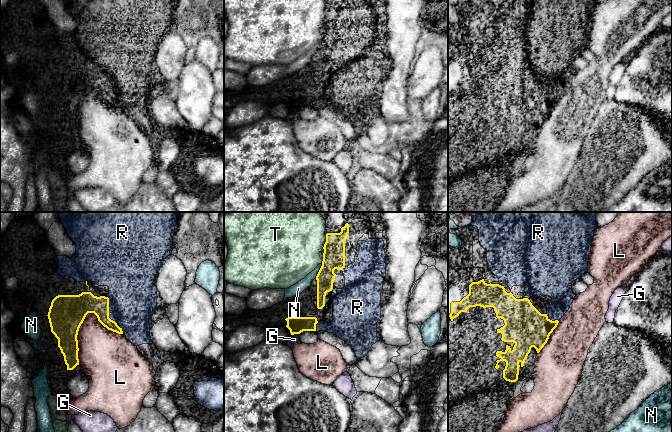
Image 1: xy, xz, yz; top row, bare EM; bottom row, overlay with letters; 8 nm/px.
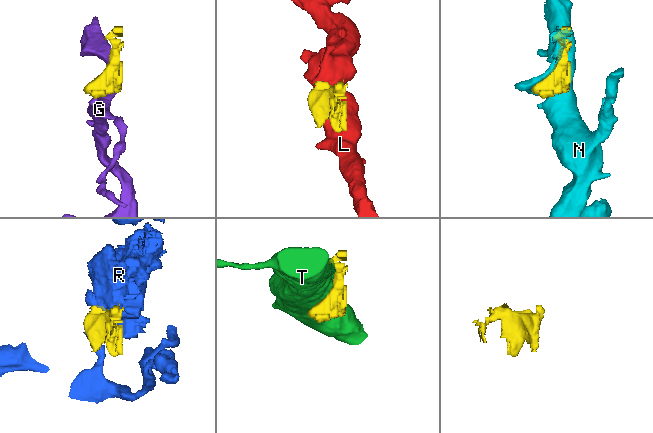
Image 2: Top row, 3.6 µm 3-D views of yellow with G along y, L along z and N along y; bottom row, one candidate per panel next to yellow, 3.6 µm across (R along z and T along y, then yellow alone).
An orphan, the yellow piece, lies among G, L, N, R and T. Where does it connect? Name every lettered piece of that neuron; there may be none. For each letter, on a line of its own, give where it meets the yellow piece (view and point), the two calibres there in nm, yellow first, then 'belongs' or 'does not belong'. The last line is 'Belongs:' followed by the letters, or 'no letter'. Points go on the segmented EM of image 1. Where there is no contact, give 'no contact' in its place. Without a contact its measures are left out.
G: contact xz (294, 333); calibres 140 and 70 nm; does not belong
L: contact xy (76, 336); calibres 280 and 380 nm; does not belong
N: contact xz (319, 270); calibres 180 and 90 nm; does not belong
R: contact xy (108, 316); calibres 180 and 360 nm; belongs
T: contact xz (326, 241); calibres 180 and 480 nm; does not belong
Belongs: R

